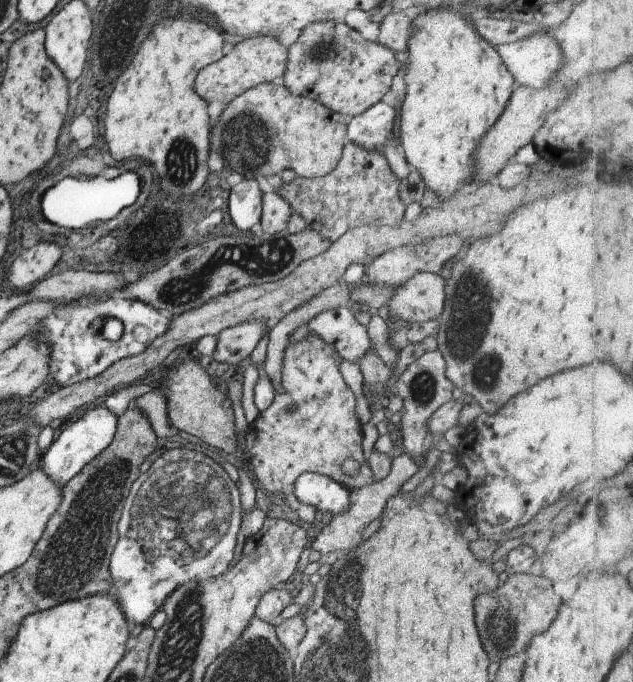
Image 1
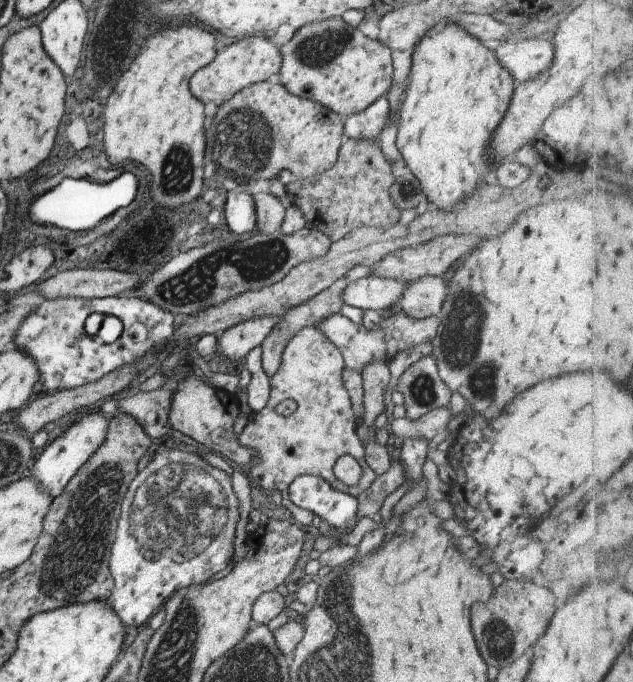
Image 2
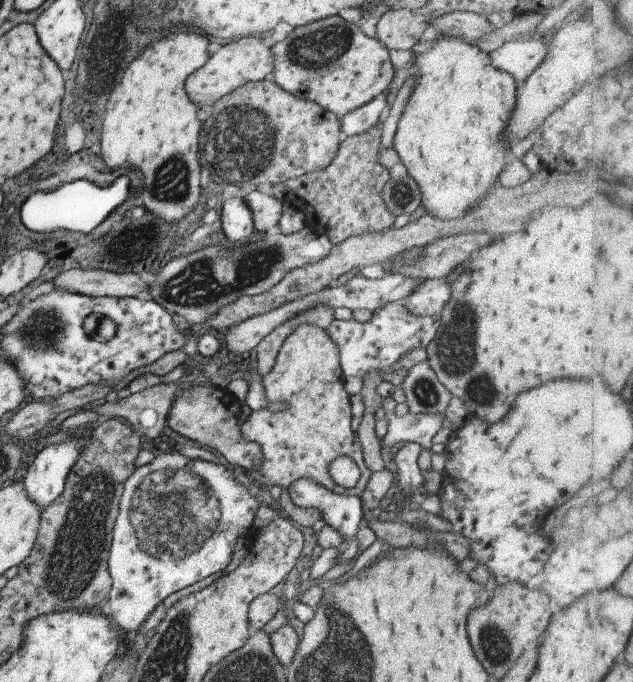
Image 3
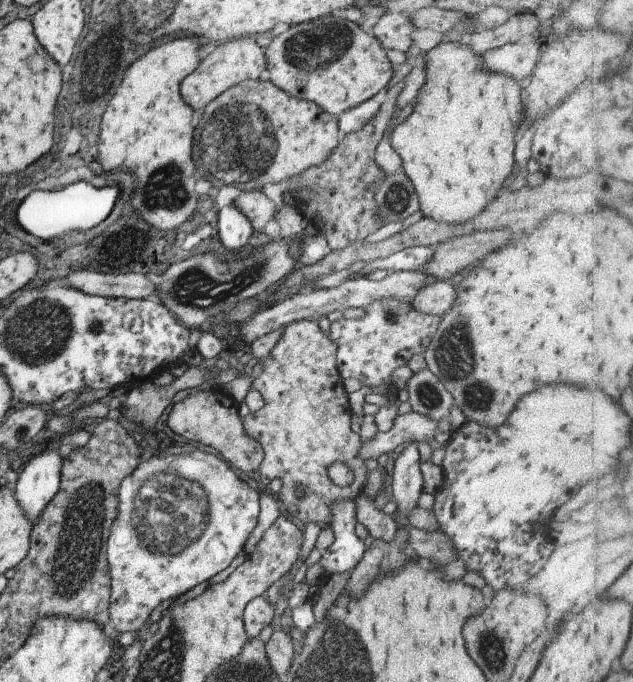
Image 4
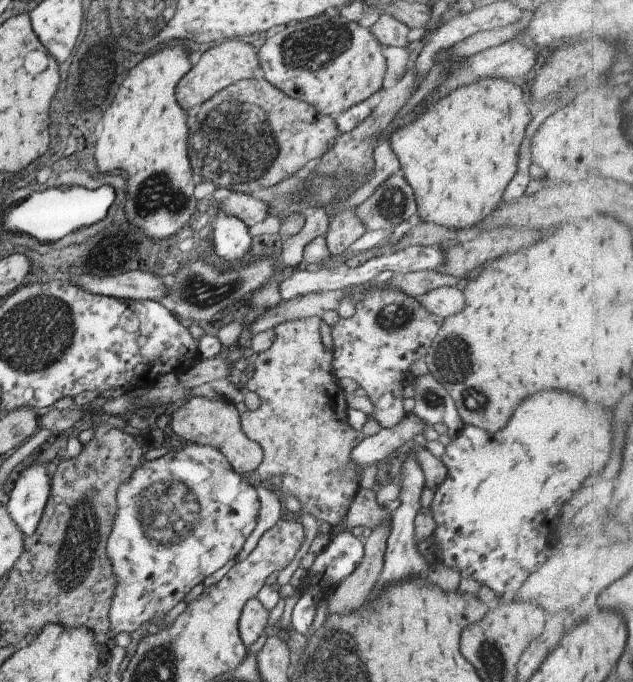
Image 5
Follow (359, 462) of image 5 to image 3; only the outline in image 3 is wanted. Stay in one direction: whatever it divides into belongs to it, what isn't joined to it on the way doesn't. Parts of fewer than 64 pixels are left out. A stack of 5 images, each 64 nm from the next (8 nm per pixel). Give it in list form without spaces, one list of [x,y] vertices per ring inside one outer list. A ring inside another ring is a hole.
[[[391,412],[388,418],[388,432],[381,440],[381,448],[384,445],[393,446],[397,442],[418,443],[423,448],[433,445],[432,438],[442,428],[442,413],[423,413],[415,415],[407,413],[401,417]]]

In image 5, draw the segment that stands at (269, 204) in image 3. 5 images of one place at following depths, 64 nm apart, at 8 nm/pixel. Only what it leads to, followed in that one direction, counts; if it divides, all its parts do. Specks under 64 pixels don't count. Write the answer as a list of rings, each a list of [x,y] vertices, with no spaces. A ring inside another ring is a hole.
[[[232,192],[223,205],[213,203],[212,212],[222,210],[228,215],[242,220],[248,227],[260,224],[270,214],[269,206],[262,200],[257,200],[251,194]]]

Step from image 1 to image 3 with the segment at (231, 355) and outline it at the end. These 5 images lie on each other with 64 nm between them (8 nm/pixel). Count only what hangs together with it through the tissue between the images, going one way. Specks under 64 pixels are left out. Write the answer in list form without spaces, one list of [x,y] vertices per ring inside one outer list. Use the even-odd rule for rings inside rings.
[[[388,273],[384,277],[377,279],[369,279],[358,275],[349,280],[344,284],[344,286],[328,286],[319,293],[310,293],[304,298],[293,300],[291,303],[284,303],[276,310],[271,310],[266,314],[250,317],[244,322],[230,327],[227,330],[226,335],[221,336],[221,342],[223,348],[229,350],[228,353],[240,358],[245,358],[245,356],[254,350],[255,346],[258,346],[258,344],[262,342],[262,339],[266,338],[274,328],[284,324],[284,322],[290,320],[293,316],[316,306],[318,303],[324,303],[325,305],[334,307],[335,309],[344,307],[350,308],[350,310],[354,311],[359,308],[367,308],[368,310],[376,311],[381,306],[395,302],[403,302],[414,288],[418,286],[420,281],[422,281],[422,279],[413,279],[412,277],[401,275],[400,273]]]

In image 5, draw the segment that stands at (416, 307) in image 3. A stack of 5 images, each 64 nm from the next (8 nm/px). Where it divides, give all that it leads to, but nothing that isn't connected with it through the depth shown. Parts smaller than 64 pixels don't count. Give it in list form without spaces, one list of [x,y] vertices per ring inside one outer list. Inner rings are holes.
[[[440,286],[435,290],[426,292],[419,299],[420,305],[431,314],[441,317],[443,320],[449,315],[460,311],[465,305],[465,299],[460,286]]]

